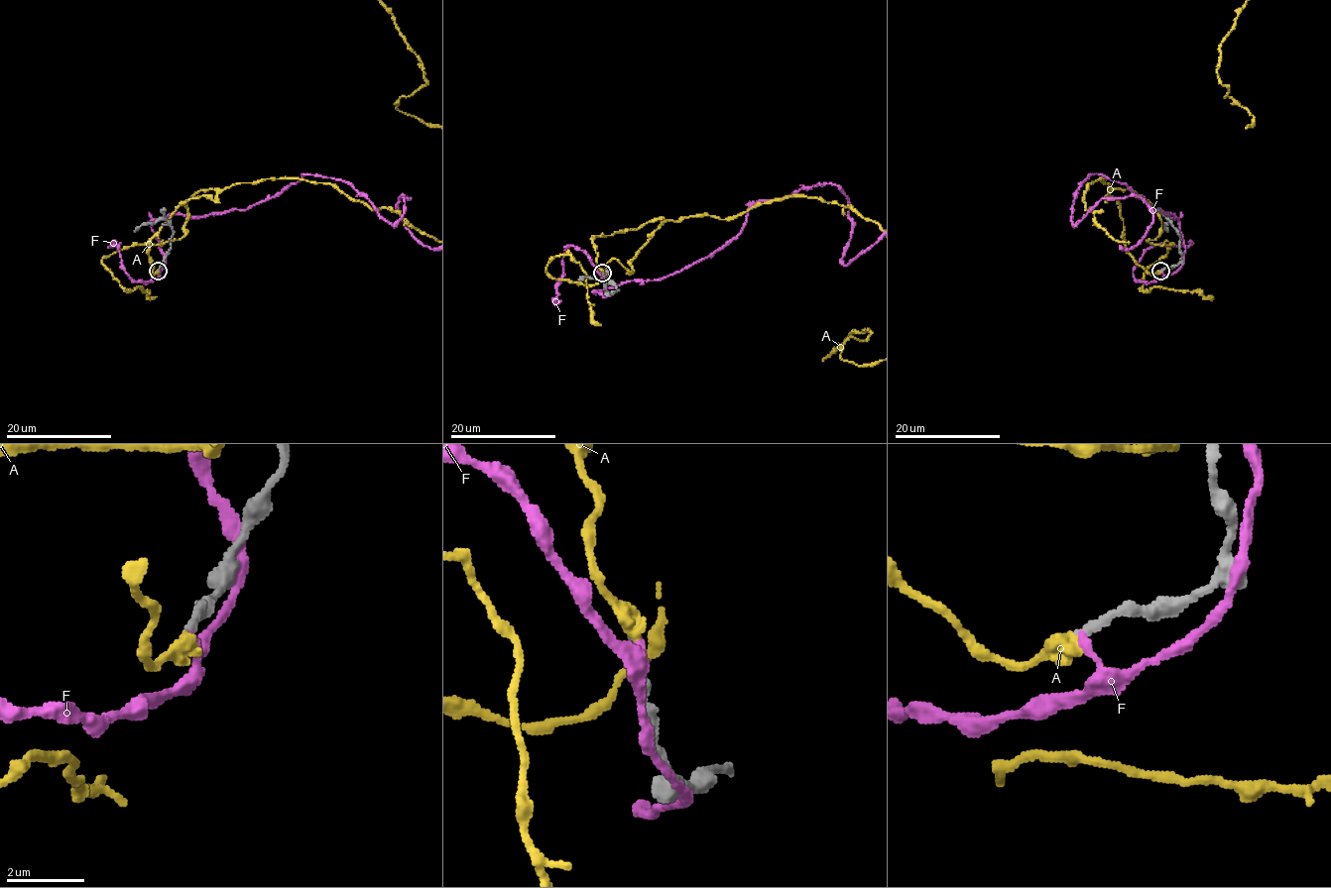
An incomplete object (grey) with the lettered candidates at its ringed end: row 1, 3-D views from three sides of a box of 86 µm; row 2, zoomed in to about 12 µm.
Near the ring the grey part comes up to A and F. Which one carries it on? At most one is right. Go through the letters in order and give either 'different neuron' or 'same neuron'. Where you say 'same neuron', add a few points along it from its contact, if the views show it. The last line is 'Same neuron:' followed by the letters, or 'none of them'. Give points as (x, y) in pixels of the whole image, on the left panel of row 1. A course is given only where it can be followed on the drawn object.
A: same neuron
F: different neuron
Same neuron: A

